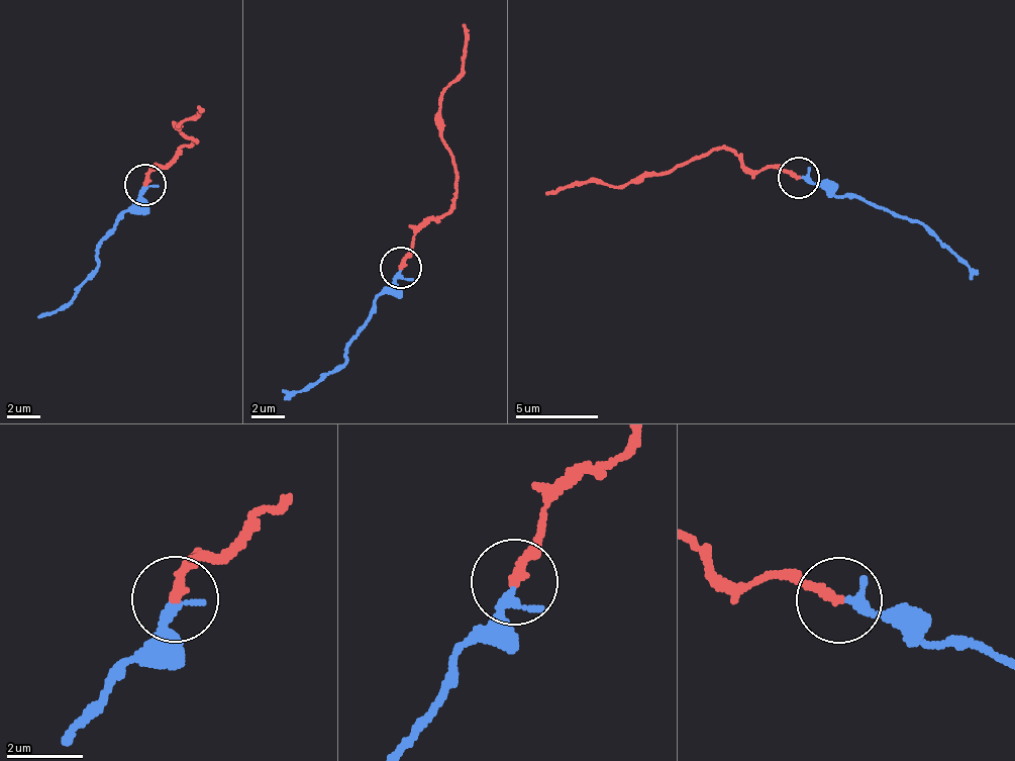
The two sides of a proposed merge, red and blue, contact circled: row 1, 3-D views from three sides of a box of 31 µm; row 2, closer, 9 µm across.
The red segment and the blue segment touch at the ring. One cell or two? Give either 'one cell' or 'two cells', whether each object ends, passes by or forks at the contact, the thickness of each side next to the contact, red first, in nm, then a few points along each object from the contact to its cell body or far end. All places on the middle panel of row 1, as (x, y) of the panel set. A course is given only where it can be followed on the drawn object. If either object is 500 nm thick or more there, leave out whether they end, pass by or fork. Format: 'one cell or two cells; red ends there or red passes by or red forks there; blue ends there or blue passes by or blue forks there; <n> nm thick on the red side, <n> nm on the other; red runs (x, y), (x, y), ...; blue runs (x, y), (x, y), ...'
one cell; red ends there; blue ends there; 240 nm thick on the red side, 260 nm on the other; red runs (402, 269), (410, 242), (451, 204), (455, 169), (442, 135), (441, 90), (463, 69), (462, 24); blue runs (402, 269), (380, 293), (377, 313), (351, 343), (346, 365), (283, 400)

